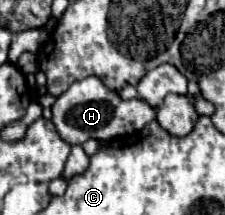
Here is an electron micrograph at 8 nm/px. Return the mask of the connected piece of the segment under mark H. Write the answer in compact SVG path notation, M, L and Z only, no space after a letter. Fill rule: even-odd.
M86 77L82 81L72 83L68 91L64 91L52 107L52 123L56 125L60 137L70 145L82 145L88 139L106 141L114 137L132 135L154 119L156 113L146 101L142 99L124 101L118 95L118 91L108 89L98 77Z

